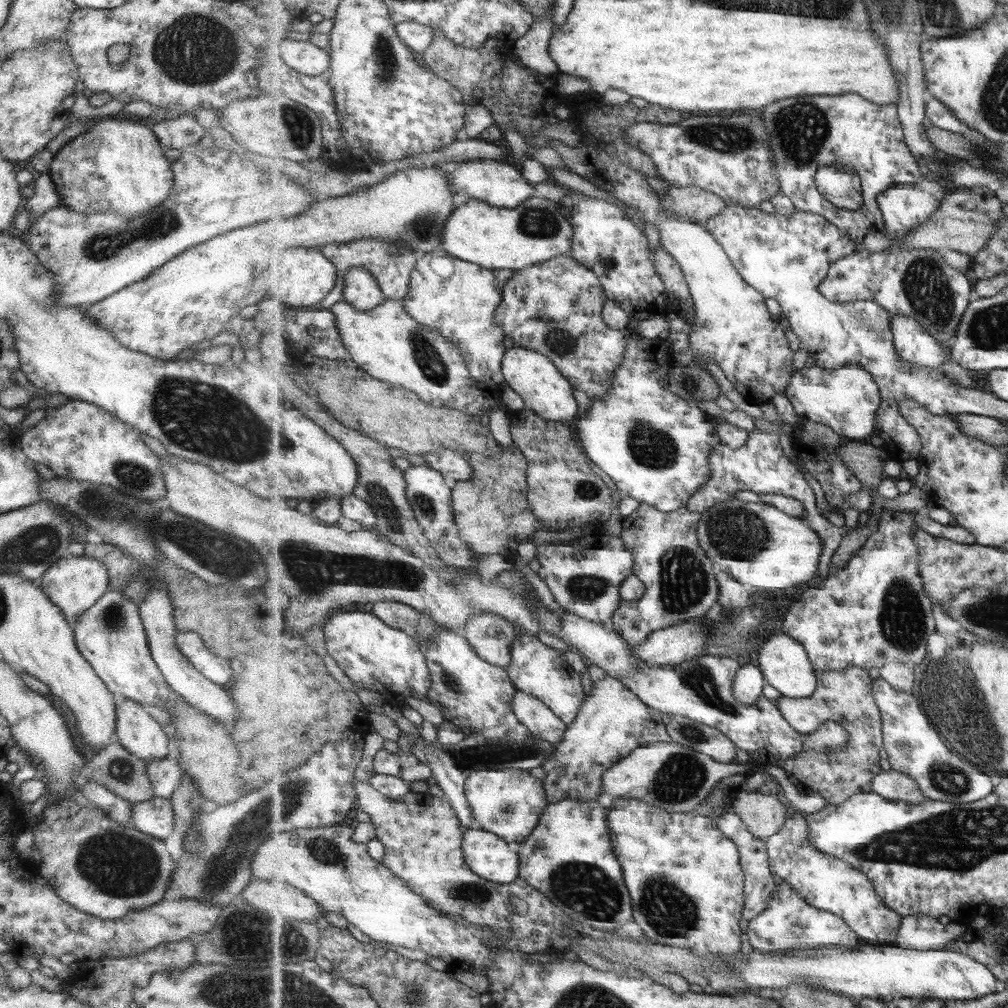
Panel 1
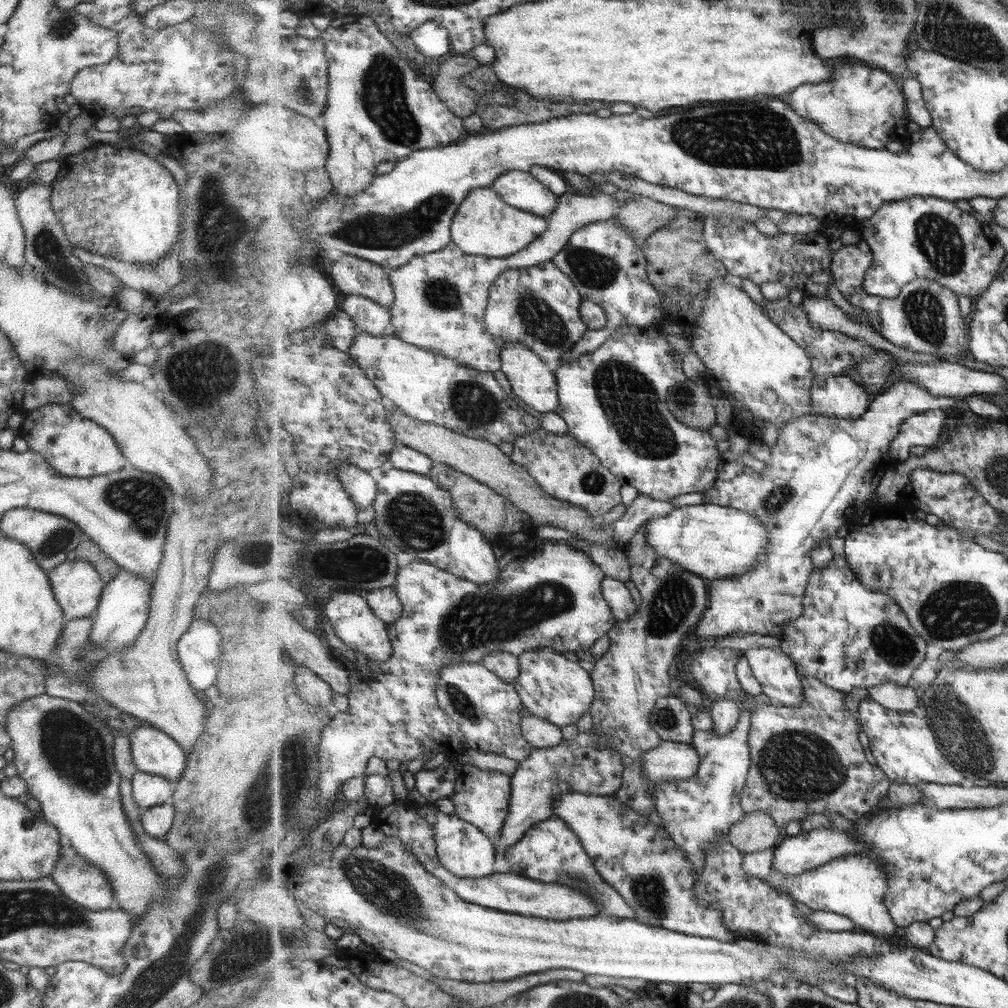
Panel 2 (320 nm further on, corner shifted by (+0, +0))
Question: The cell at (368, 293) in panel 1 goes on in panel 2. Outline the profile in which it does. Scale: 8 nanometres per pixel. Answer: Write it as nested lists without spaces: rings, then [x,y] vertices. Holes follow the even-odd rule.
[[[347,294],[342,306],[342,310],[349,314],[362,332],[375,337],[391,334],[391,310],[381,306],[379,302],[373,302],[373,299],[360,294]]]

